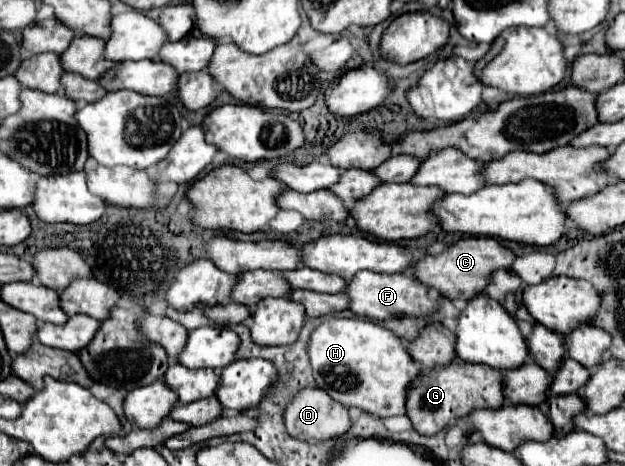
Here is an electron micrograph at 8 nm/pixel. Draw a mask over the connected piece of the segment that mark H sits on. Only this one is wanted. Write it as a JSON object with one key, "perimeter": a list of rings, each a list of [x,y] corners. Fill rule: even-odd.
{"perimeter":[[[331,317],[321,323],[309,337],[307,355],[313,367],[313,377],[319,389],[327,391],[335,401],[345,407],[359,407],[367,413],[375,413],[379,417],[403,415],[405,413],[405,387],[421,369],[413,363],[411,355],[407,355],[405,345],[379,323],[359,319],[359,317]]]}

